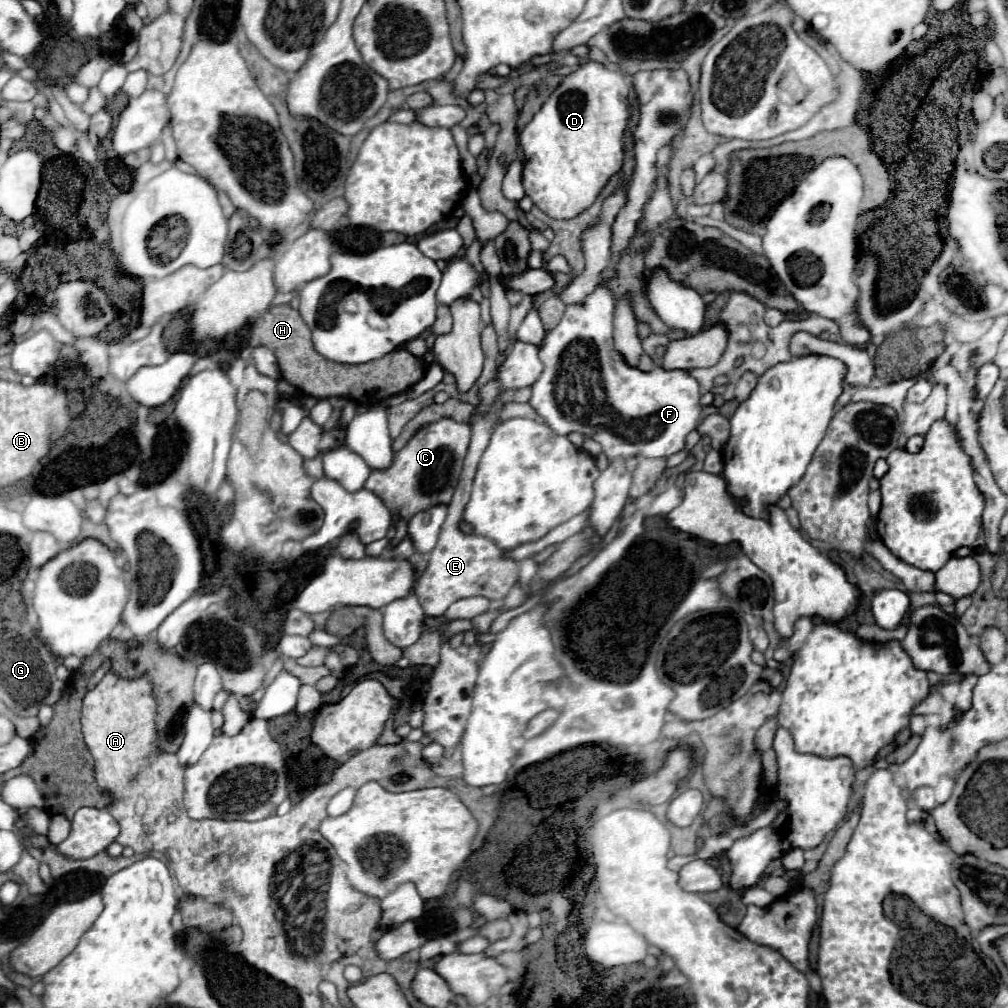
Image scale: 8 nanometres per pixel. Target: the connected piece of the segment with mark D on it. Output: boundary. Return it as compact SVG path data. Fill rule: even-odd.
M590 60L562 80L530 124L520 132L526 196L550 218L570 220L580 216L622 168L628 96L630 82L620 72Z

